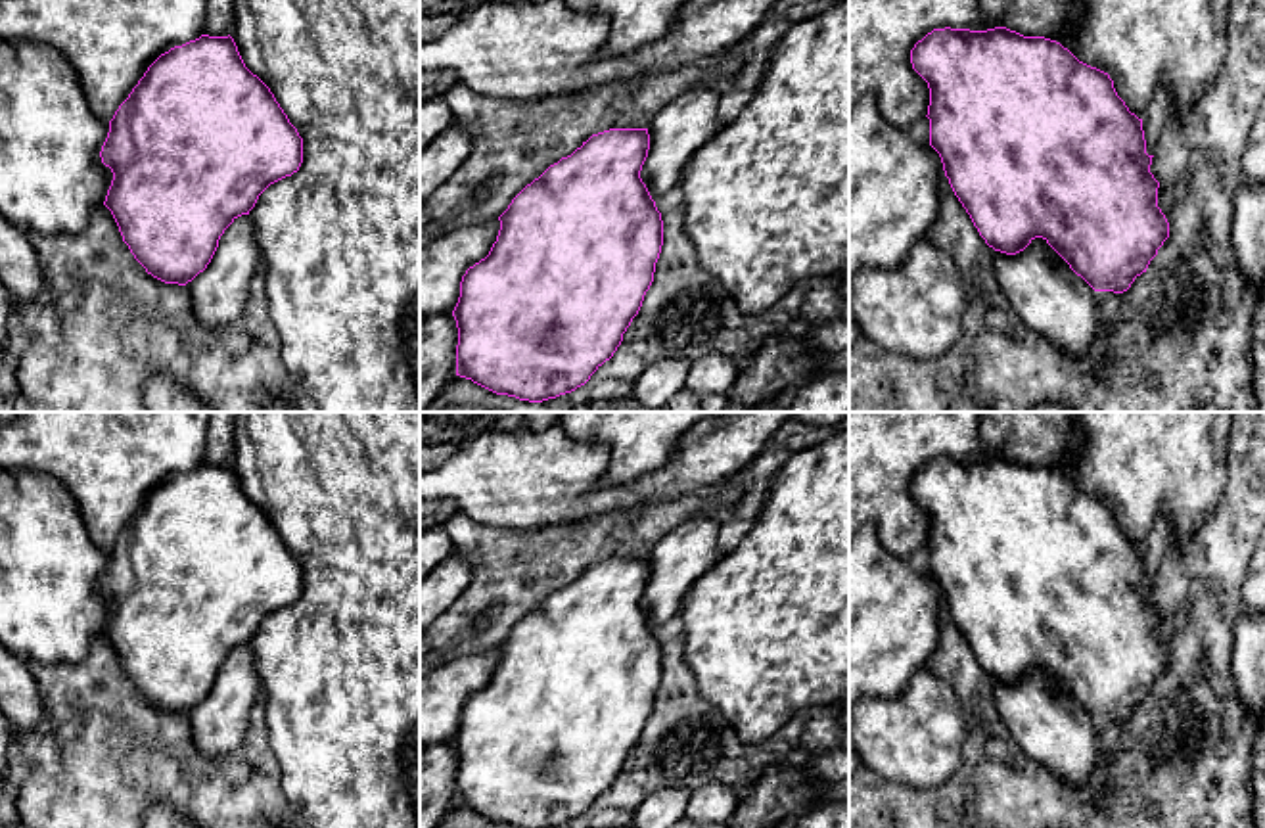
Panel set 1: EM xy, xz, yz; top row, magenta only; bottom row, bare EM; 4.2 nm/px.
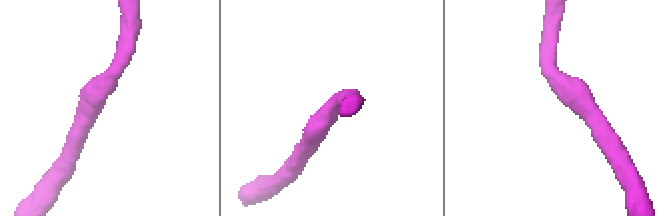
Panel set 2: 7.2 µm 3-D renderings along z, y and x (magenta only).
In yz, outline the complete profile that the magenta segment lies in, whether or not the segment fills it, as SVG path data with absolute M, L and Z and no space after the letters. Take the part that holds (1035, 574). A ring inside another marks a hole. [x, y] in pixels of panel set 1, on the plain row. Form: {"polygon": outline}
{"polygon": "M1006 456L987 460L970 458L933 458L910 479L912 498L928 512L930 518L930 575L939 583L949 613L970 644L979 665L995 680L1016 684L1024 680L1035 667L1043 667L1094 721L1123 723L1137 705L1146 702L1158 678L1169 667L1169 652L1158 636L1160 611L1150 602L1152 586L1146 583L1142 548L1129 540L1117 525L1114 510L1108 502L1079 491L1060 472L1045 466L1024 466Z"}

